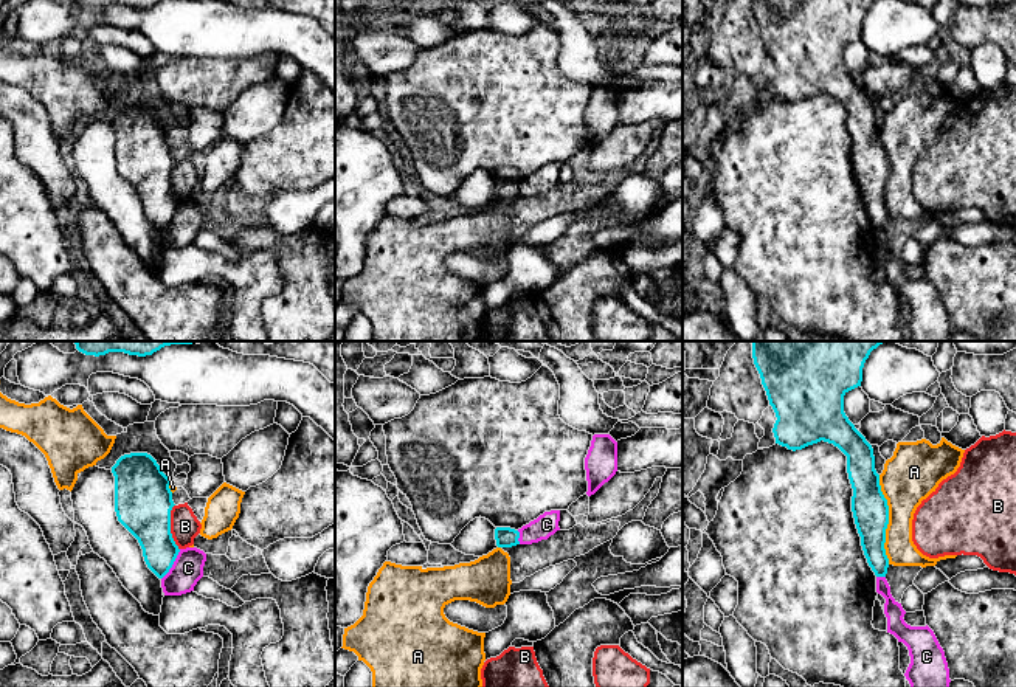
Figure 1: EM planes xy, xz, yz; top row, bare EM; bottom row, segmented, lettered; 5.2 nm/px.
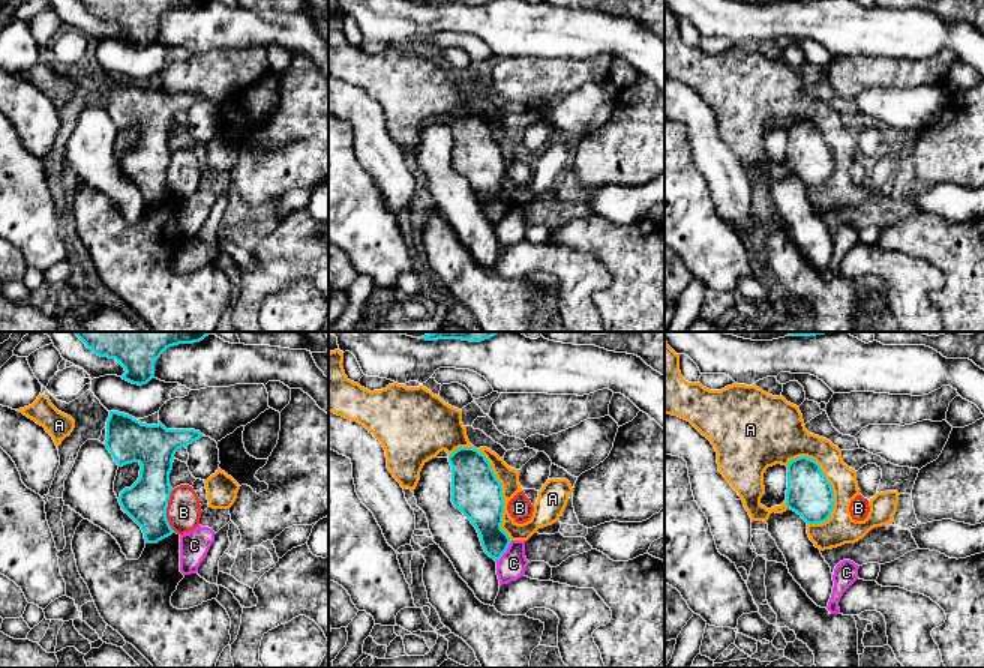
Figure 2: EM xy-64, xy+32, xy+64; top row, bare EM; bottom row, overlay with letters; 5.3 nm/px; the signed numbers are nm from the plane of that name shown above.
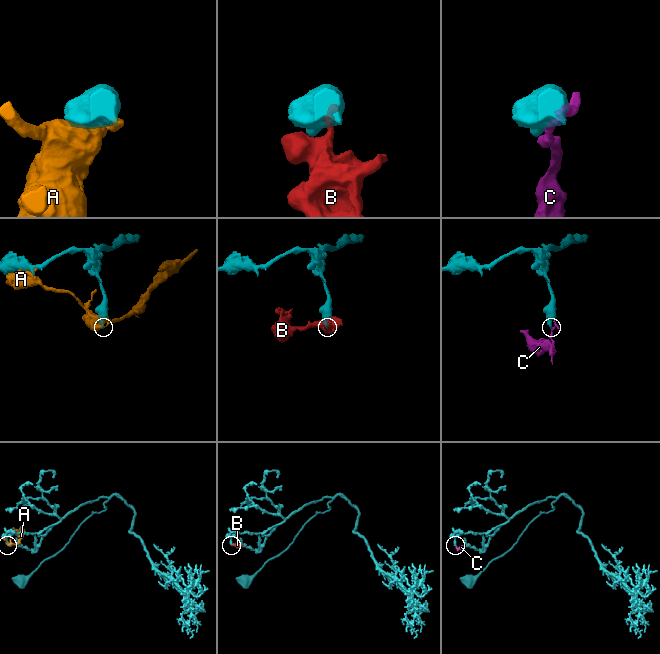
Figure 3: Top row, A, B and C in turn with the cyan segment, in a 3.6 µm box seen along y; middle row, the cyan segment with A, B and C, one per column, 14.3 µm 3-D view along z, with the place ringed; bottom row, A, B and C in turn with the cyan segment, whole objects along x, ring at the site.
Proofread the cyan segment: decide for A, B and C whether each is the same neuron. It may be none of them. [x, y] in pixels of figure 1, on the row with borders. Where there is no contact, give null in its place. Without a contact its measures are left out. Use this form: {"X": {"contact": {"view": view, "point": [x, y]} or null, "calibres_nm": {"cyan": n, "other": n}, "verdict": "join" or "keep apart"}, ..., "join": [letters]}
{"A": {"contact": {"view": "yz", "point": [888, 520]}, "calibres_nm": {"cyan": 190, "other": 280}, "verdict": "keep apart"}, "B": {"contact": {"view": "xy", "point": [169, 528]}, "calibres_nm": {"cyan": 300, "other": 150}, "verdict": "keep apart"}, "C": {"contact": {"view": "xy", "point": [172, 563]}, "calibres_nm": {"cyan": 220, "other": 160}, "verdict": "keep apart"}, "join": []}

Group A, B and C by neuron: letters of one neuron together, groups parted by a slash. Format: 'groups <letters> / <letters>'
groups A / B / C

